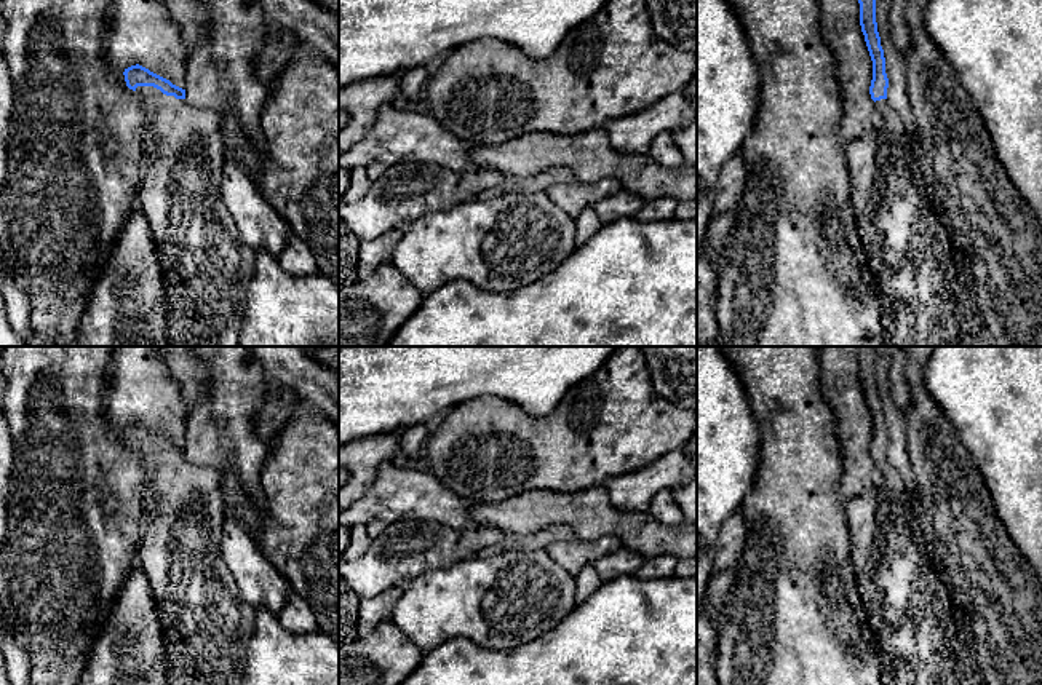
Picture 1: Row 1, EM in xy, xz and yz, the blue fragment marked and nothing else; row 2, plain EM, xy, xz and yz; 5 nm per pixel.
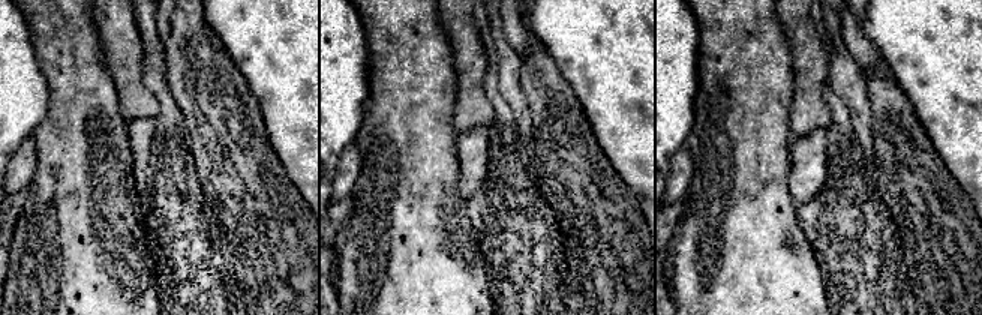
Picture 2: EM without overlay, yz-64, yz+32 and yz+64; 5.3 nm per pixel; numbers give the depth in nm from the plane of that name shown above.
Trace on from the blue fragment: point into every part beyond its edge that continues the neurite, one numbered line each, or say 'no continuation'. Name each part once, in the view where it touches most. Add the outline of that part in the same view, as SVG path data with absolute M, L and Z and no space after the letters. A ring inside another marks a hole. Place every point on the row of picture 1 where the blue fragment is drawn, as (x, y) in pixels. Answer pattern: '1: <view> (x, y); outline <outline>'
1: xy (206, 265); outline M137 86L136 91L142 96L147 112L142 153L152 156L152 164L142 171L137 206L157 244L165 291L171 305L166 324L169 346L238 346L256 251L243 241L221 196L222 166L229 156L221 129L221 113L195 107L187 99L166 96L153 86Z

